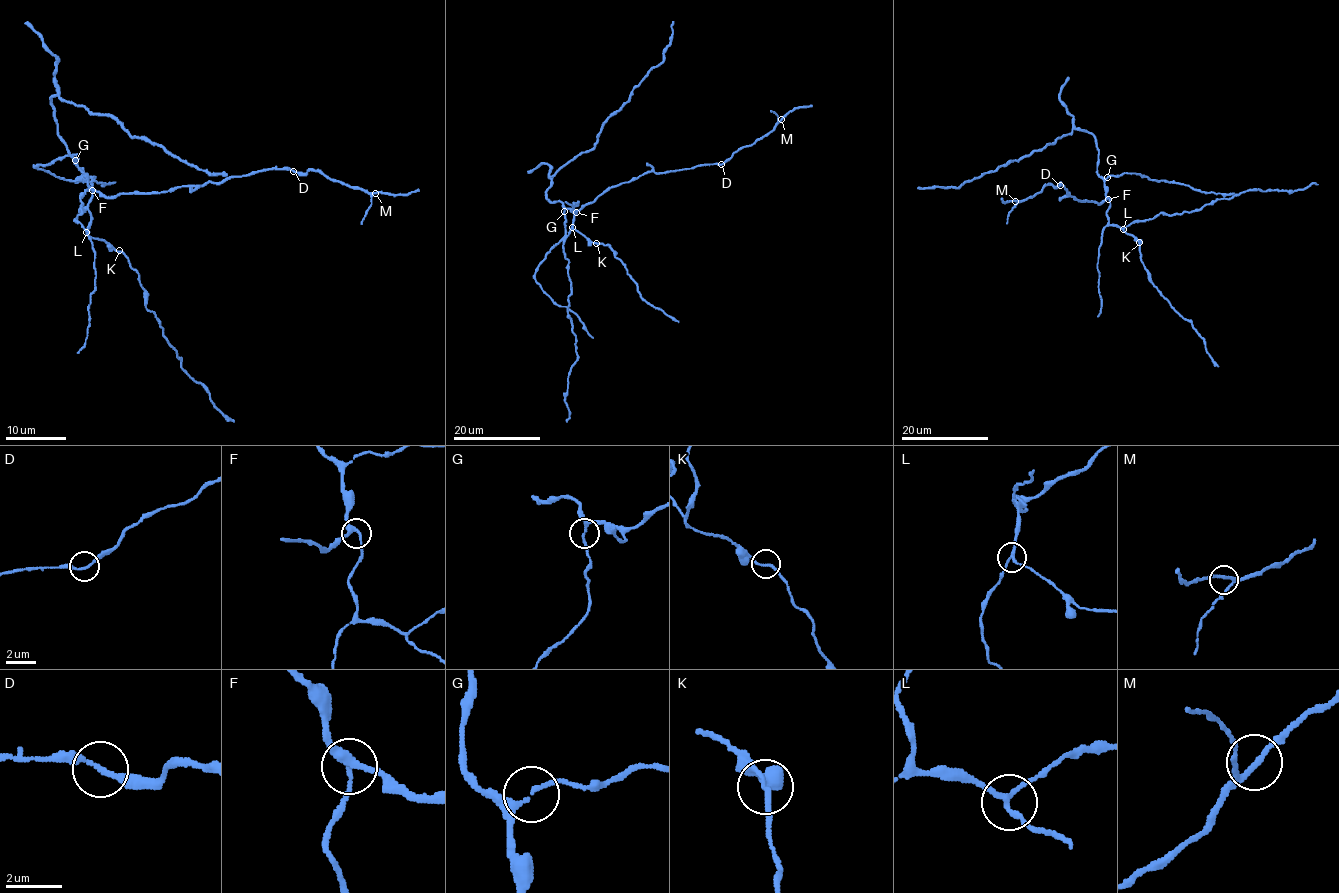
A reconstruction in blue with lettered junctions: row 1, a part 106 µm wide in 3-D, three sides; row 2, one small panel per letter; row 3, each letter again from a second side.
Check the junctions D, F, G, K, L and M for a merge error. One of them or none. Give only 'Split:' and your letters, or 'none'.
Split: none

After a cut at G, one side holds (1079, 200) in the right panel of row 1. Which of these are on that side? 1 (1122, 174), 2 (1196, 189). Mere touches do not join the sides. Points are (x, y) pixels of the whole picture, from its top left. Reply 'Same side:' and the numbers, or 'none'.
Same side: none

